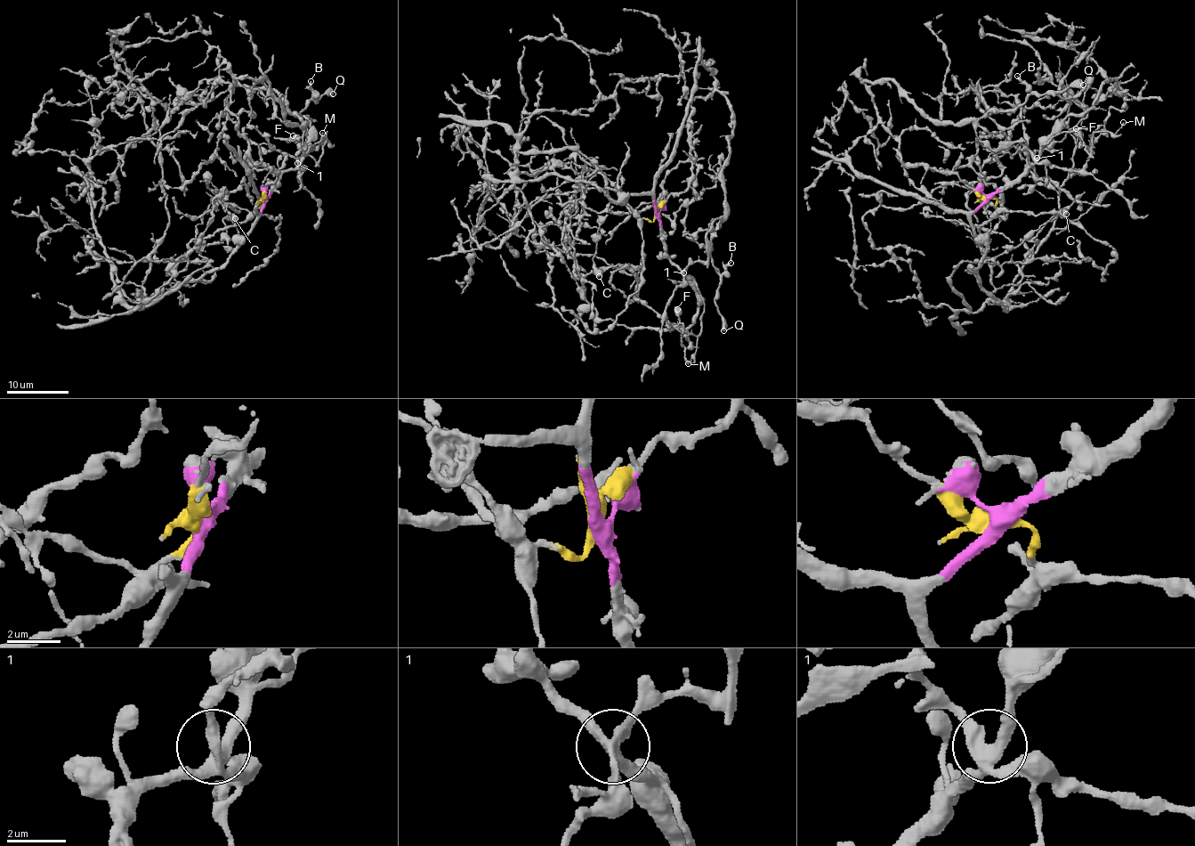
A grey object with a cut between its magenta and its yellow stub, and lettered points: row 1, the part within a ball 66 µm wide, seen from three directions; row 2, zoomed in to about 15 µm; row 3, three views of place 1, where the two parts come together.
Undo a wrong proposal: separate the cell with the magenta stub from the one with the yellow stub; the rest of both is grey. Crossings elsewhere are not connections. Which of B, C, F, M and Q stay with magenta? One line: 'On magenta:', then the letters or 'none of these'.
On magenta: C, F, M

